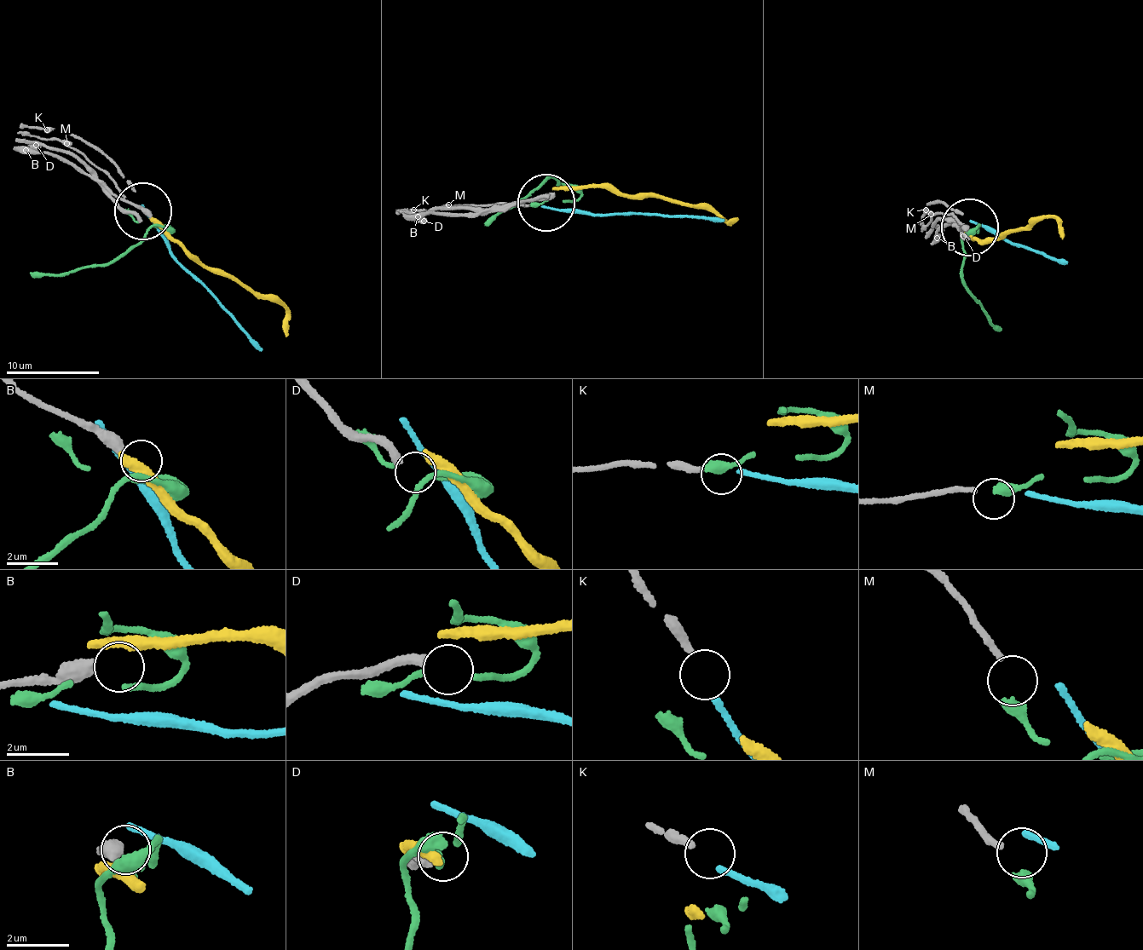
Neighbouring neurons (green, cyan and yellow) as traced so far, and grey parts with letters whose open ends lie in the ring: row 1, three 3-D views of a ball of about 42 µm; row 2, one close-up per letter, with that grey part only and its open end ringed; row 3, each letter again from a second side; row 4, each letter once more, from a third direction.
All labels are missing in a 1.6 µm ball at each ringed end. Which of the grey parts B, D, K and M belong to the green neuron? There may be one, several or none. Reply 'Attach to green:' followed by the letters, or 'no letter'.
Attach to green: M

